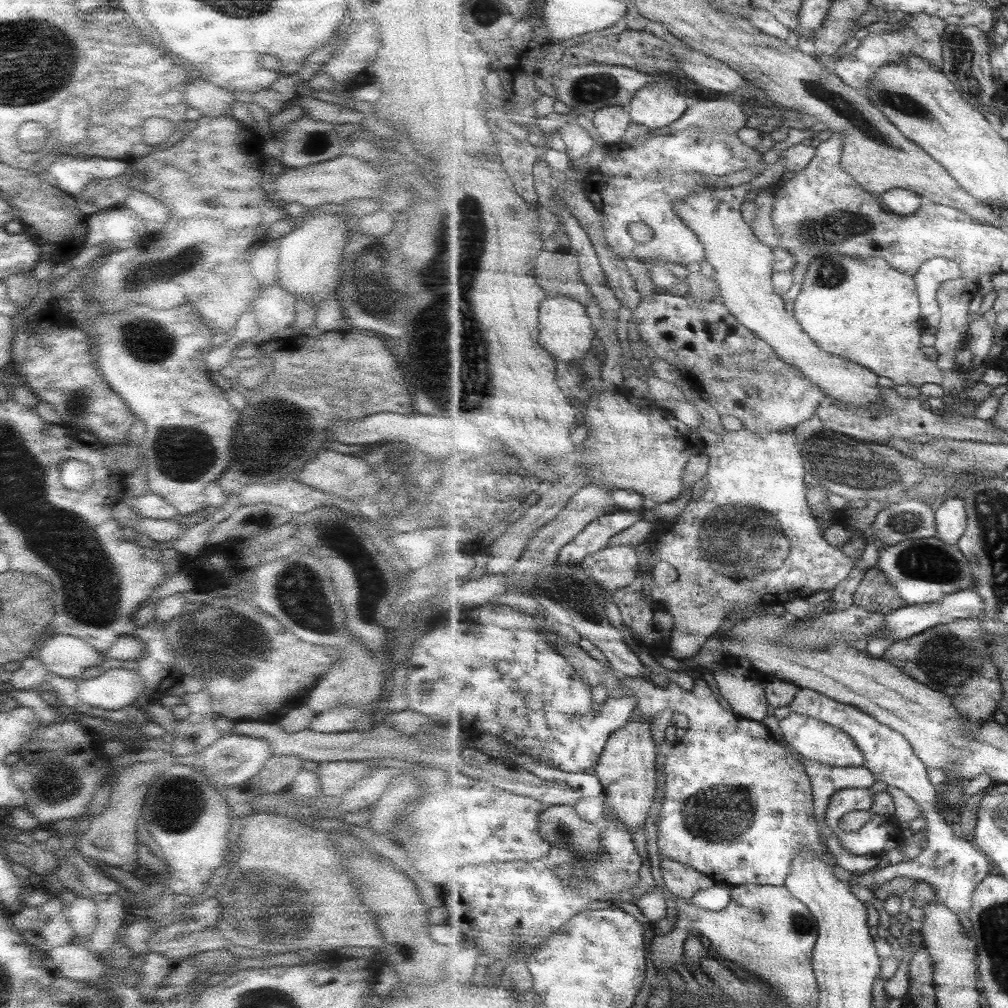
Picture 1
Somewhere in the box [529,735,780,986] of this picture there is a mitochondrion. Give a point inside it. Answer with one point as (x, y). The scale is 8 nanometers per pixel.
(721, 812)

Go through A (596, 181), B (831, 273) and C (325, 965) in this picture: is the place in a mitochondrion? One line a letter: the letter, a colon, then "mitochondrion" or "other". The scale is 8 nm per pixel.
A: other
B: mitochondrion
C: other

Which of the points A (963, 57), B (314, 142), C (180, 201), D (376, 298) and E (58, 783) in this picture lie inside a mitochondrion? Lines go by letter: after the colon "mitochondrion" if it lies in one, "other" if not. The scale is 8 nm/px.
A: mitochondrion
B: mitochondrion
C: other
D: mitochondrion
E: mitochondrion

